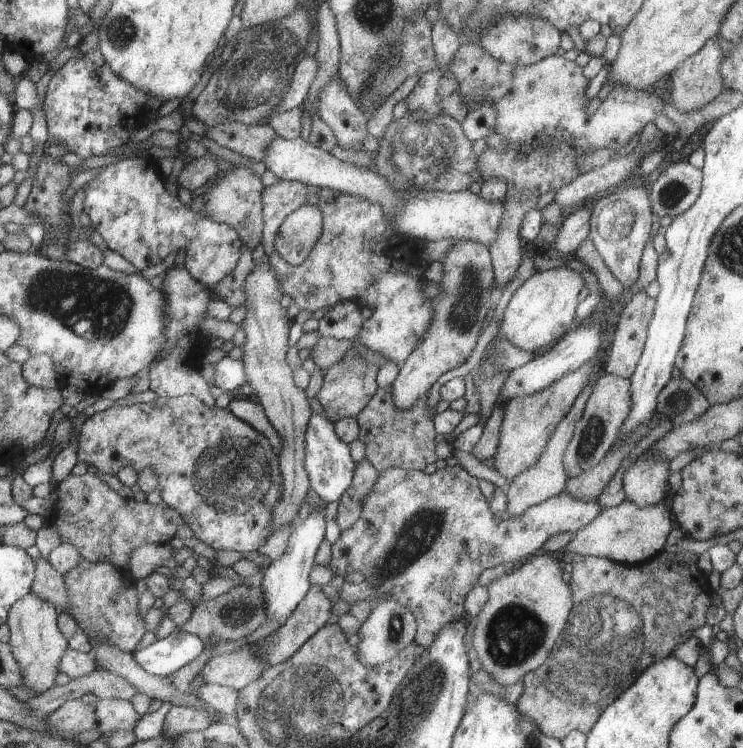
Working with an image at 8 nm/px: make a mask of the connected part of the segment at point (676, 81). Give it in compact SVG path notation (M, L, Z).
M718 36L704 44L690 59L678 69L671 72L671 98L673 106L680 112L692 113L702 106L710 104L724 90L723 77L720 76L719 66L723 62L725 52L718 44Z

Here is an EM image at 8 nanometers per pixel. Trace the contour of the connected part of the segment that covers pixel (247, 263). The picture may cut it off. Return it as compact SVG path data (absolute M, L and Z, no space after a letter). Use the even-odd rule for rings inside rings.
M242 245L241 255L237 267L223 278L221 286L212 288L213 294L218 294L224 302L230 306L239 307L245 304L246 293L245 284L248 275L255 267L255 262L252 259L252 251L247 245Z

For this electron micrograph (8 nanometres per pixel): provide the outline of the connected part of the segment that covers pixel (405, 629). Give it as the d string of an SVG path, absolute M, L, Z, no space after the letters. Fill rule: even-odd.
M394 599L380 600L359 630L360 642L355 646L359 659L369 667L380 667L399 655L399 652L415 642L417 622L414 613Z

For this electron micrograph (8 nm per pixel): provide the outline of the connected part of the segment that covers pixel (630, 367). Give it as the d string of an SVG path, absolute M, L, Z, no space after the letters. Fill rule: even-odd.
M644 290L638 291L626 304L626 307L620 314L620 320L614 332L612 348L606 360L606 366L603 369L608 373L614 373L623 377L631 377L640 360L646 339L649 334L649 324L655 312L656 301L646 295Z

